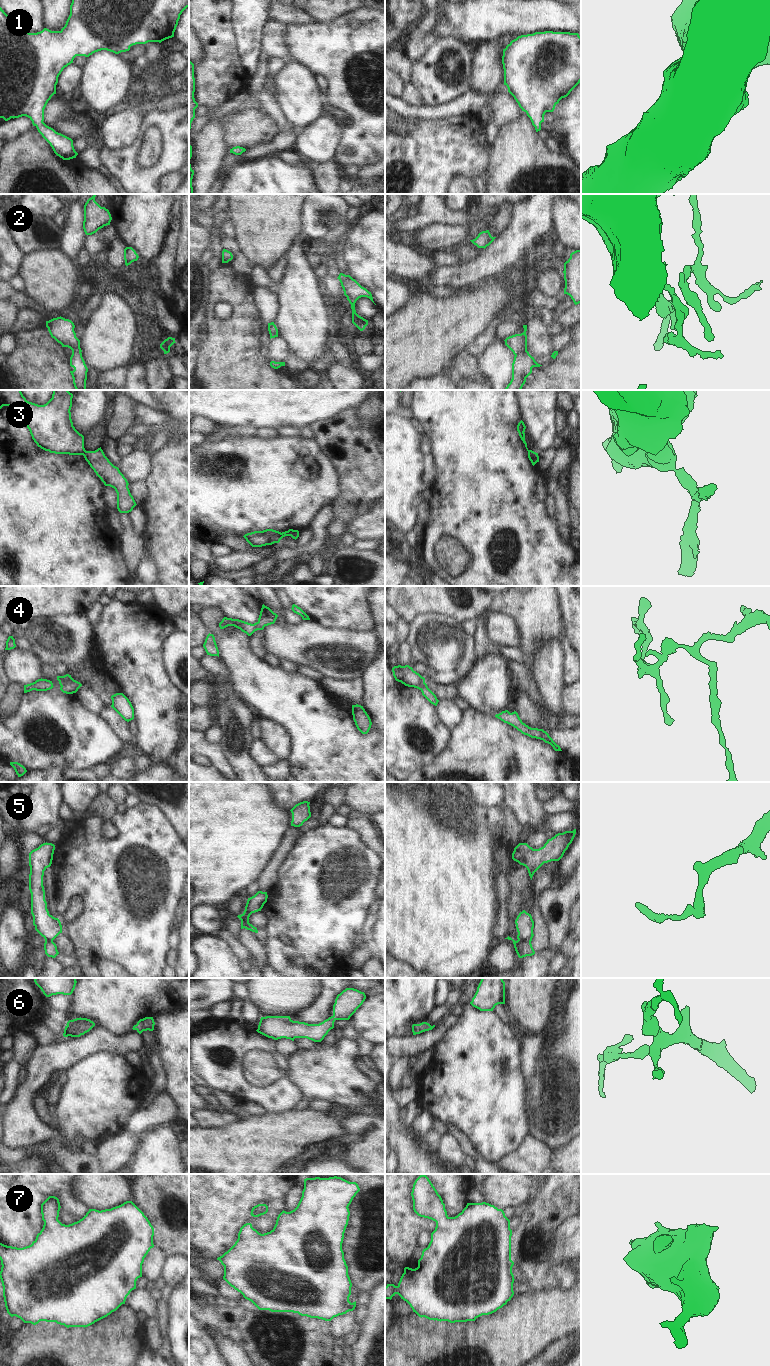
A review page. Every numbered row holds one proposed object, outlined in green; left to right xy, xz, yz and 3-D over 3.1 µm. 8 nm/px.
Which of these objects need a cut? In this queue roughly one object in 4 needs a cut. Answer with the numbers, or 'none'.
3, 5

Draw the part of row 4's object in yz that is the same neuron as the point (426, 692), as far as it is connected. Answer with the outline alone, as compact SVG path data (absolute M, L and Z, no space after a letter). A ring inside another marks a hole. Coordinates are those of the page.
M409 665L394 666L392 668L393 676L396 681L405 686L414 687L422 692L422 695L433 705L437 706L439 700L436 695L428 688L425 678L413 670Z

